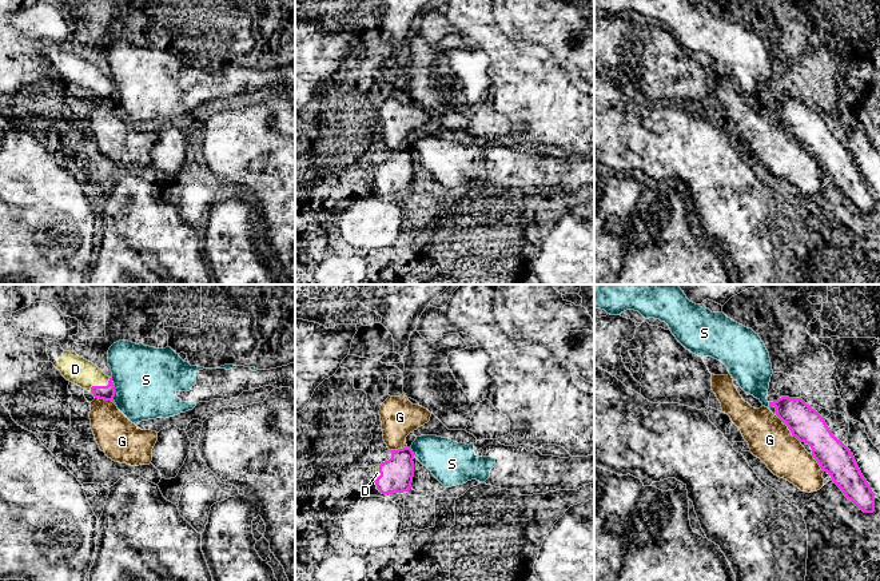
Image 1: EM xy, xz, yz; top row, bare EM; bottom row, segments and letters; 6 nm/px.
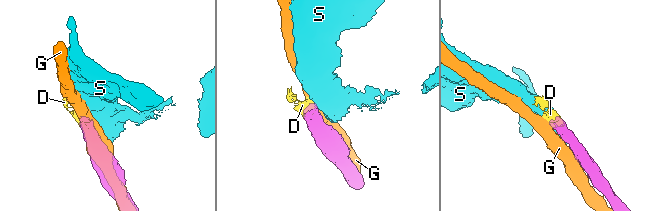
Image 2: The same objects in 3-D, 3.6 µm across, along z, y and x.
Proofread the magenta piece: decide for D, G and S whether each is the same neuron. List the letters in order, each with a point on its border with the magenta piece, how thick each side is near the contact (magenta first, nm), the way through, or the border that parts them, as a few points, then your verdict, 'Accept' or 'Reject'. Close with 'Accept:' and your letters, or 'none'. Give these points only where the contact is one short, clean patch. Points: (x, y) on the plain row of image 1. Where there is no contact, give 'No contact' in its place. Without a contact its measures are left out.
D: Touches magenta at xy (99, 87). Thickness 90 nm (magenta) against 160 nm. Path across: xy (107, 94), (99, 87), (90, 78), (75, 70). Accept
G: Touches magenta at yz (791, 132). Thickness 200 nm (magenta) against 260 nm. Reject
S: Touches magenta at xy (114, 90). Thickness 90 nm (magenta) against 380 nm. Boundary: xy (111, 79), (114, 100). Reject
Accept: D

